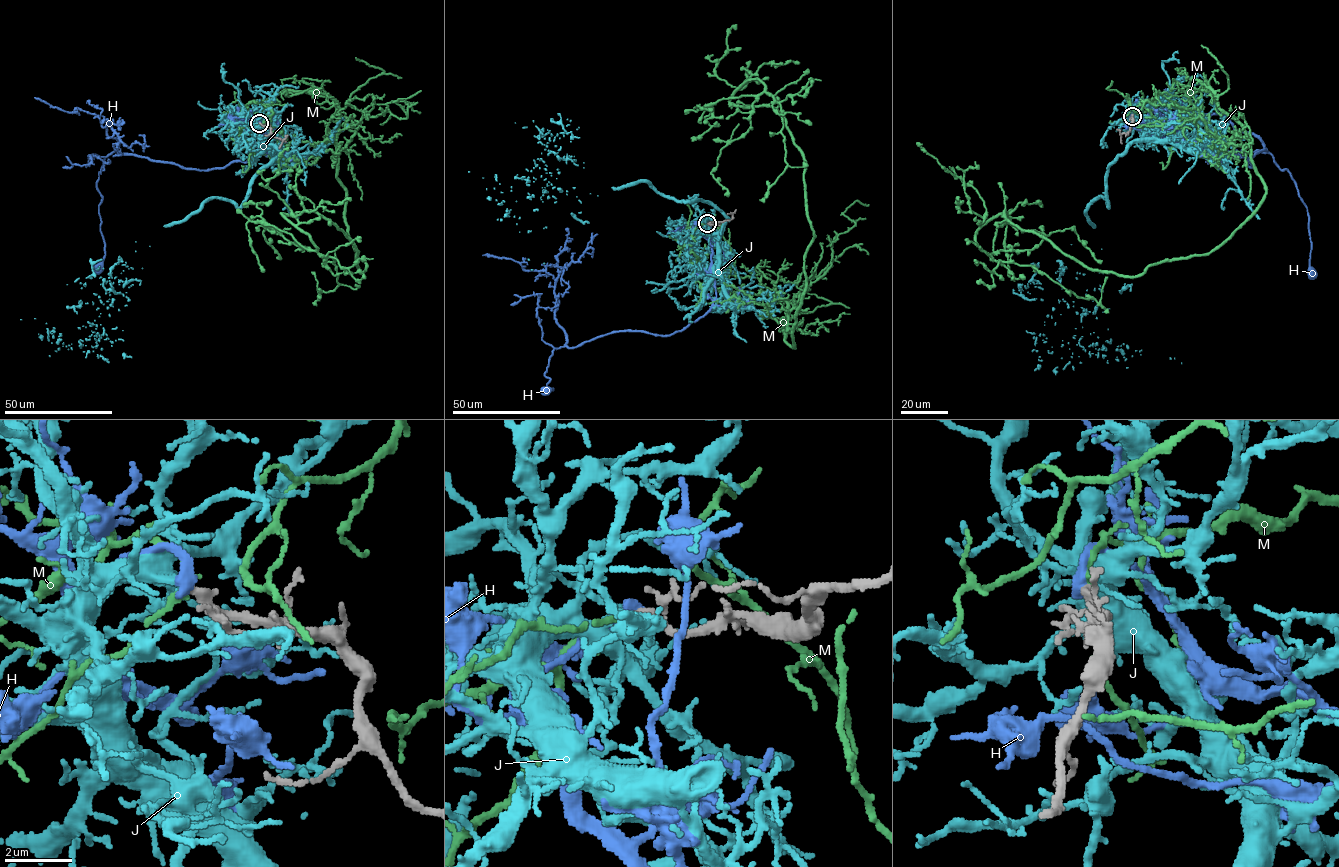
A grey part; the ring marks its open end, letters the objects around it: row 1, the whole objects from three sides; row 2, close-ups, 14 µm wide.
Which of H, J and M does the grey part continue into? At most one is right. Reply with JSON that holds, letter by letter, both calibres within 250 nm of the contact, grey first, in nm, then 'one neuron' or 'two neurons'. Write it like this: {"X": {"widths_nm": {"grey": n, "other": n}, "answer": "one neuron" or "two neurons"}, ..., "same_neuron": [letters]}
{"H": {"widths_nm": {"grey": 240, "other": 360}, "answer": "two neurons"}, "J": {"widths_nm": {"grey": 240, "other": 190}, "answer": "one neuron"}, "M": {"widths_nm": {"grey": 240, "other": 170}, "answer": "two neurons"}, "same_neuron": ["J"]}

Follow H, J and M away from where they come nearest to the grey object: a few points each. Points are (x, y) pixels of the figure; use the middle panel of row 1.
H: (708, 224), (701, 230), (712, 249), (711, 307), (670, 335), (618, 331), (554, 348), (546, 390)
J: (707, 224), (728, 219), (644, 181), (613, 188), (540, 141), (546, 191), (514, 217), (532, 269)
M: (708, 224), (708, 280), (784, 300), (794, 347), (805, 160), (730, 102), (750, 79), (787, 164), (760, 200)

